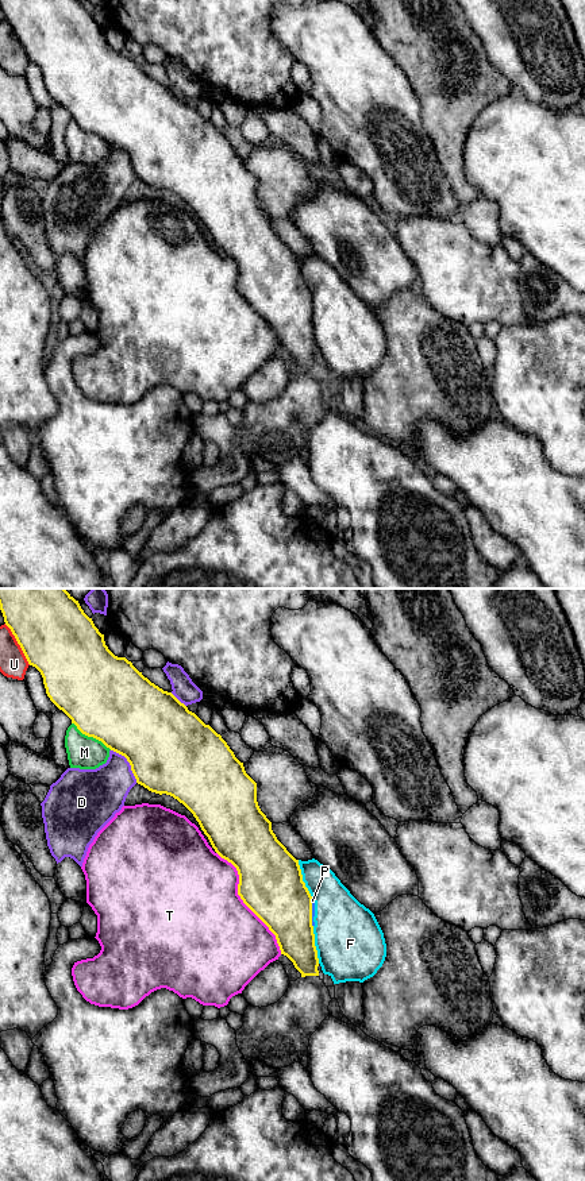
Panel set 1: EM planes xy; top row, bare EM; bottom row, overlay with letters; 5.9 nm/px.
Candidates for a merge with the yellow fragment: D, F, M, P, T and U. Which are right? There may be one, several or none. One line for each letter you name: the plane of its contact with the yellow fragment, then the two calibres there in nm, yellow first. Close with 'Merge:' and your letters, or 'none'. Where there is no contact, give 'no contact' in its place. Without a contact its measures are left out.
Merge: none

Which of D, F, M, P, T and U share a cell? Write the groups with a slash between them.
D / F P / M / T / U

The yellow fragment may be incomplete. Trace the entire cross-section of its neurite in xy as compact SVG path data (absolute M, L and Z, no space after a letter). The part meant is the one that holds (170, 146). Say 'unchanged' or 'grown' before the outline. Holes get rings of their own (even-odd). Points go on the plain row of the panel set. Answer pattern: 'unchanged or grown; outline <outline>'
unchanged; outline M0 0L0 5L4 12L5 20L11 24L18 39L20 40L30 61L35 62L42 73L46 84L46 89L50 96L62 105L77 124L88 131L101 136L111 146L124 151L131 161L131 166L136 174L136 178L143 181L151 188L166 189L182 198L196 213L201 225L208 232L215 247L228 258L231 258L239 270L238 290L243 298L269 323L276 331L281 350L286 351L295 360L295 363L305 371L319 371L319 354L315 341L315 329L312 321L312 292L303 277L299 255L296 255L286 243L277 235L272 225L272 217L261 207L257 197L257 178L246 169L243 158L240 158L227 138L218 130L209 120L205 120L195 108L181 99L172 88L163 86L147 73L139 67L131 57L126 53L115 51L104 36L104 30L95 22L92 13L89 13L80 0Z

